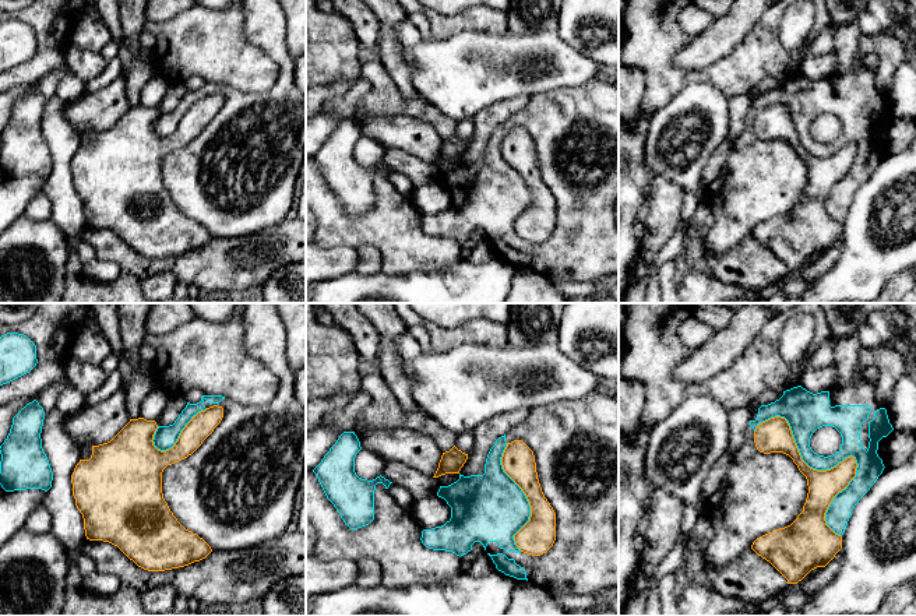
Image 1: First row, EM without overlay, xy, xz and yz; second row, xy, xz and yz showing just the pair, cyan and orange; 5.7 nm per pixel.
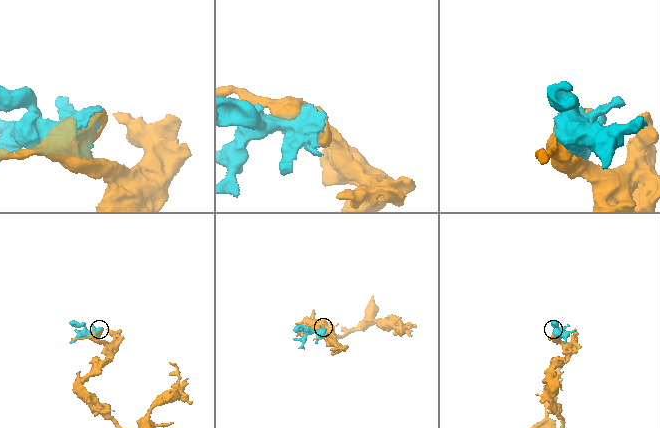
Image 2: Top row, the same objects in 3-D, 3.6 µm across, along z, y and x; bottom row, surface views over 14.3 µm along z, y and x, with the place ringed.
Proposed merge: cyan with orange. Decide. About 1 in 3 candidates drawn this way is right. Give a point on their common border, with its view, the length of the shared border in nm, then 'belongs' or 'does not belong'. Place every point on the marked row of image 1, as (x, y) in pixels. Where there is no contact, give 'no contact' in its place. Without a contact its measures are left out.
yz (835, 465) | 800 nm | does not belong

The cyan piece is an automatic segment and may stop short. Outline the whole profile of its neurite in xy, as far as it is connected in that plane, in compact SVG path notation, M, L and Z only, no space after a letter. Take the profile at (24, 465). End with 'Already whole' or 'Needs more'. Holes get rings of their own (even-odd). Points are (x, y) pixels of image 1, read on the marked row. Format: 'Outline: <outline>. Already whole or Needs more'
Outline: M36 399L14 418L10 433L0 446L0 485L6 492L52 487L53 472L42 448L45 412Z. Already whole

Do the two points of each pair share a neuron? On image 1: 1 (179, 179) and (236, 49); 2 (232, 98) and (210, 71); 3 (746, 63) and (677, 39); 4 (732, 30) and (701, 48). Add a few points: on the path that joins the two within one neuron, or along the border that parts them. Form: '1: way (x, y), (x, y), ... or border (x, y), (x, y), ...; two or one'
1: border (203, 81), (221, 81), (252, 94); two
2: border (225, 84), (257, 94); two
3: way (719, 74), (679, 77), (668, 66); one
4: way (725, 32), (708, 46); one

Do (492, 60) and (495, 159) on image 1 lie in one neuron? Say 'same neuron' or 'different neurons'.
different neurons

